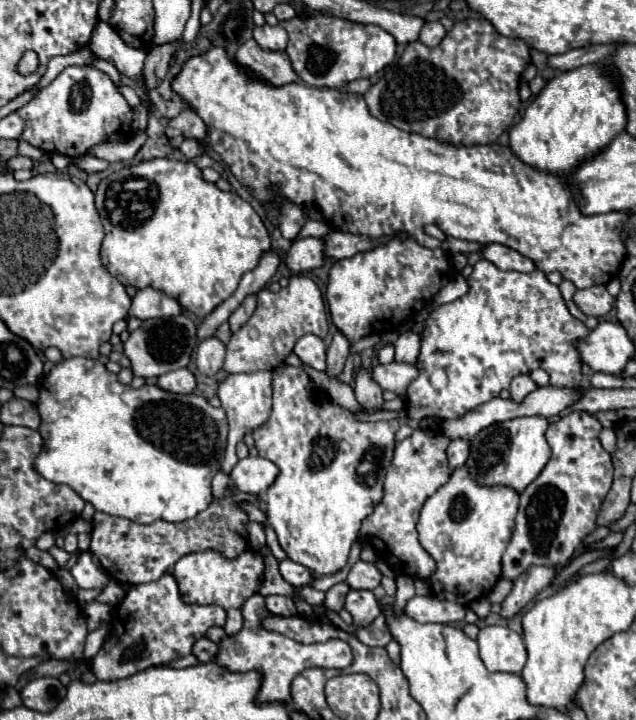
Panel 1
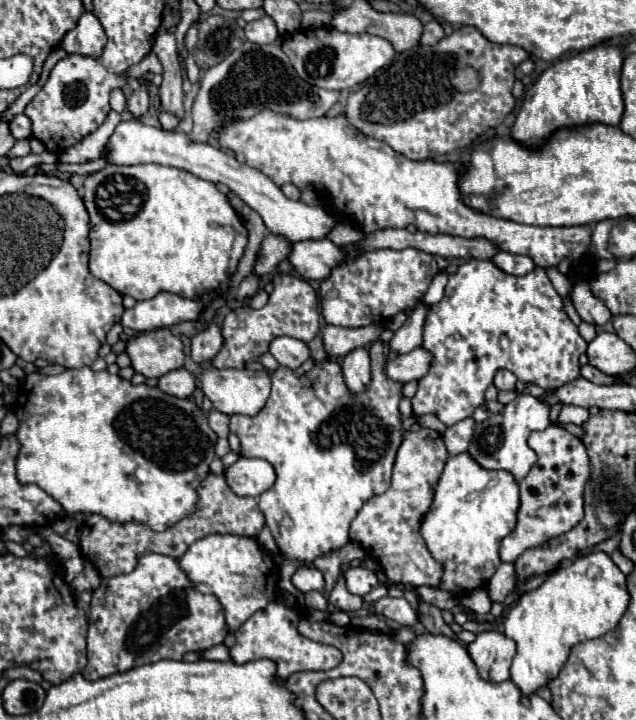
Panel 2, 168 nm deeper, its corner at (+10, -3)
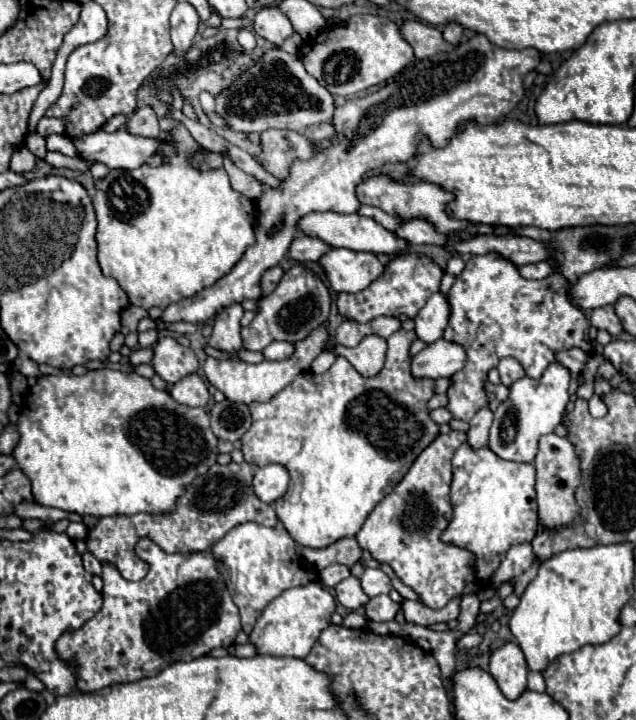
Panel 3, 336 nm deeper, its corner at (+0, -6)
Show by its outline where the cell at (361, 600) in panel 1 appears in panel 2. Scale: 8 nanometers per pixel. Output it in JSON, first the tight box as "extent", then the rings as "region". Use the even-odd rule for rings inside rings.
{"extent":[328,577,362,613],"region":[[[344,577],[338,579],[336,587],[332,589],[332,593],[328,595],[328,603],[340,611],[346,611],[346,613],[356,613],[360,607],[362,607],[362,597],[358,595],[352,595],[346,585],[344,585]]]}

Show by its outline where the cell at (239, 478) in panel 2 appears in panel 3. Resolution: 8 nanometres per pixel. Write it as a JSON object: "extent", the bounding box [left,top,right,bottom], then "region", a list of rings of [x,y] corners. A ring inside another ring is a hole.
{"extent":[254,464,288,504],"region":[[[268,464],[268,466],[256,468],[254,492],[262,502],[274,504],[278,498],[286,494],[286,490],[288,490],[288,472],[284,466]]]}

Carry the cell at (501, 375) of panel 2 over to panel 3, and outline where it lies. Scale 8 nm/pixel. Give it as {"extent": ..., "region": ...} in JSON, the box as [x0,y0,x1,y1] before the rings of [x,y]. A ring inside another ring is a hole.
{"extent":[498,358,524,386],"region":[[[502,358],[498,364],[498,372],[500,372],[500,382],[504,386],[512,386],[512,380],[518,380],[520,376],[524,376],[524,368],[516,358]]]}

